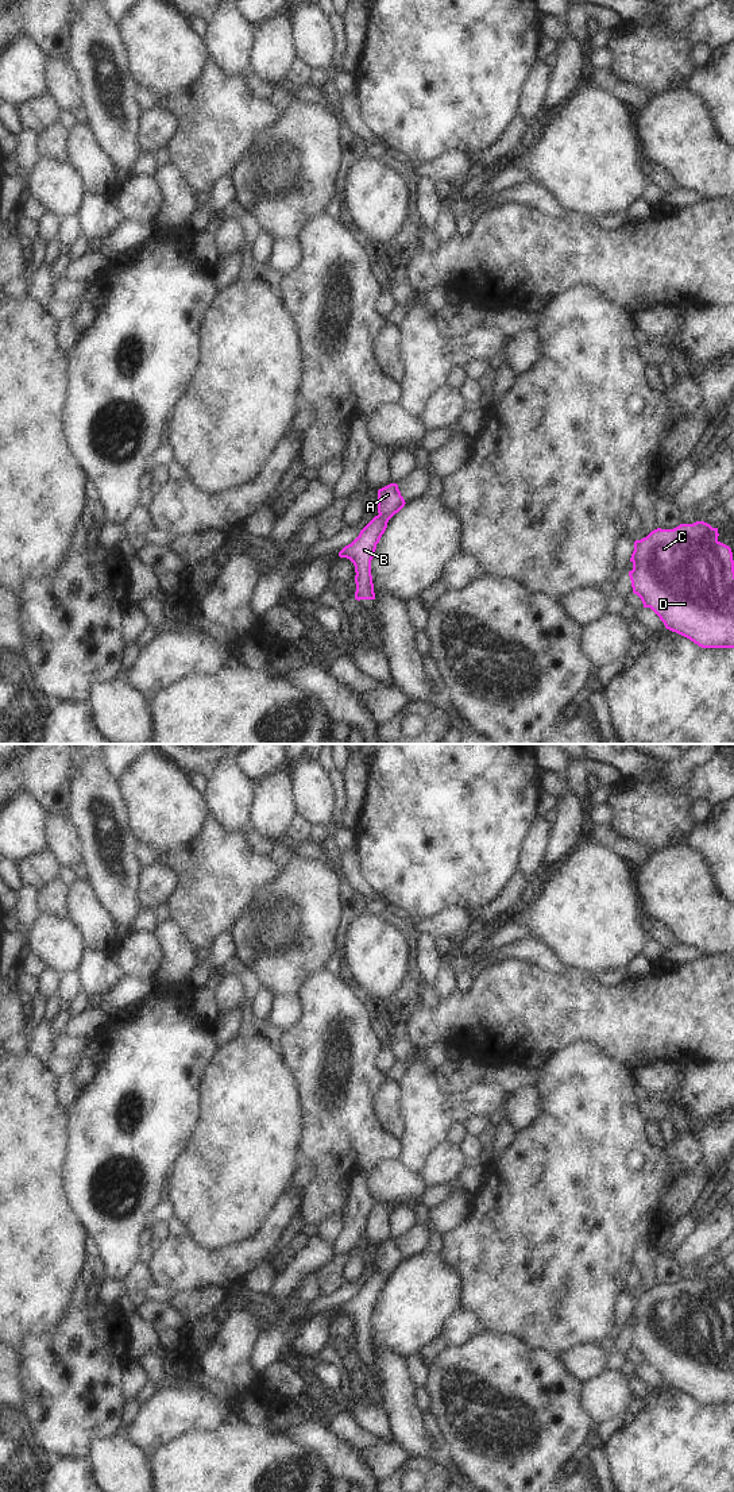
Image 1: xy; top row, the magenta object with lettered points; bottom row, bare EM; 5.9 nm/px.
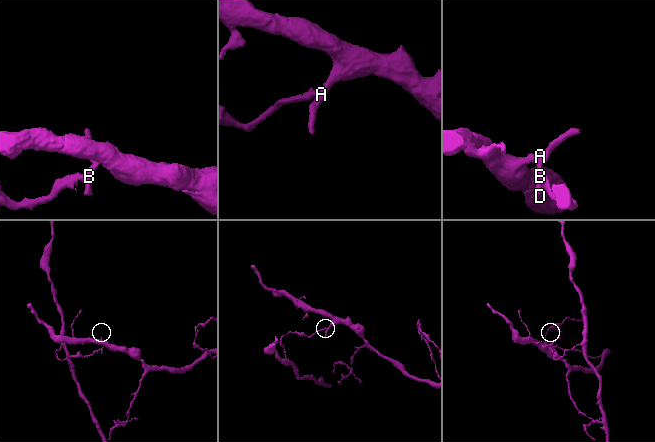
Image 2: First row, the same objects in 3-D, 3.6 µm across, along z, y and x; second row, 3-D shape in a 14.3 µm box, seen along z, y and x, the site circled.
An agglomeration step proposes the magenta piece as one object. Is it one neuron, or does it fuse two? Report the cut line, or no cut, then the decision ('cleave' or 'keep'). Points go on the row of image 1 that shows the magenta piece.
cut xy (379, 513), (390, 517); cleave

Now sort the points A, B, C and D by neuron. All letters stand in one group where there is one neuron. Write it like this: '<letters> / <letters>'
A C D / B

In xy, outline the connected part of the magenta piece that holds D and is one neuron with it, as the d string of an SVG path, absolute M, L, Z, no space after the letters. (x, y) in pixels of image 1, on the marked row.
M704 521L680 524L673 529L657 528L646 537L634 541L634 551L630 558L633 570L629 571L629 577L631 581L633 593L641 598L644 608L650 608L660 617L667 629L689 639L702 648L734 648L734 560L731 548L721 543L718 536L718 528L712 528Z

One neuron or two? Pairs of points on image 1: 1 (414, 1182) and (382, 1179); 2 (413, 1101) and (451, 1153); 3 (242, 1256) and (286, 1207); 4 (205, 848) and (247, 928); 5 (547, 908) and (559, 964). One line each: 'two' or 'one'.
1: one
2: two
3: one
4: two
5: two

